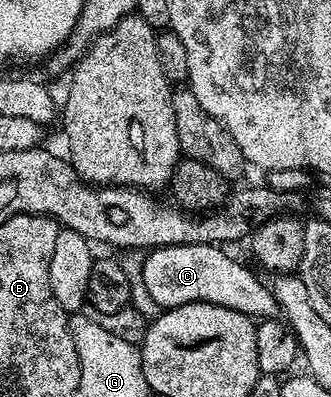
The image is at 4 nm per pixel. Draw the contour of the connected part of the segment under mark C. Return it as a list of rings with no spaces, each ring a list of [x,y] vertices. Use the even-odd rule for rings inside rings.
[[[215,244],[156,246],[142,259],[141,285],[149,292],[152,303],[159,308],[208,302],[233,308],[252,320],[279,318],[279,305],[270,285],[263,284],[247,267],[230,258],[223,250],[226,249]]]

